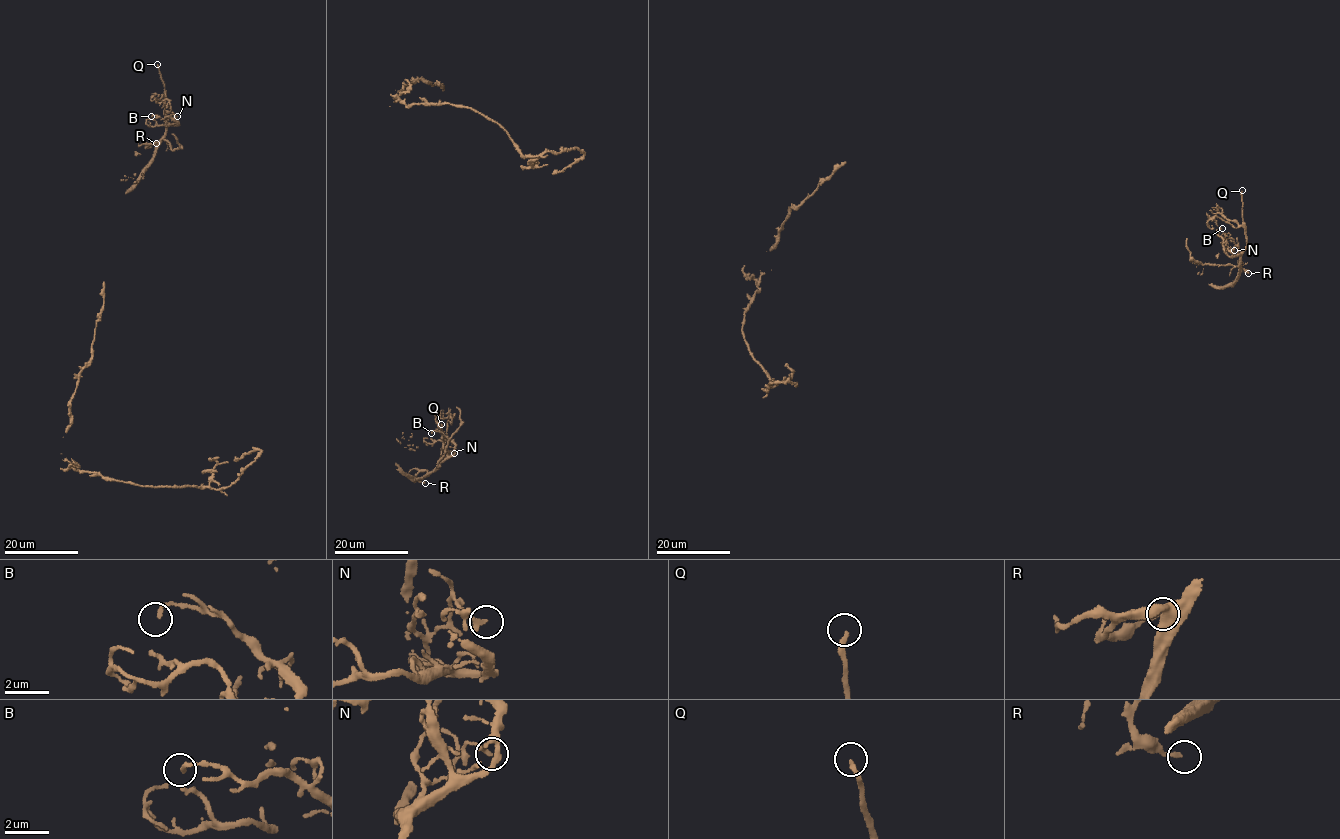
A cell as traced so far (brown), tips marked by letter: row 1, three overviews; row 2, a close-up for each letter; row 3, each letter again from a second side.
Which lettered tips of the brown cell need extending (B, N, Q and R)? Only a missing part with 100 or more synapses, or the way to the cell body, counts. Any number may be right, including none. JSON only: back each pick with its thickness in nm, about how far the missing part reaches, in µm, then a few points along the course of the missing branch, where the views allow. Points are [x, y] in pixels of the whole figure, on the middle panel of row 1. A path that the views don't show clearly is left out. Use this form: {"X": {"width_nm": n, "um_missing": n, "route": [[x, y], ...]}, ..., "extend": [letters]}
{"Q": {"width_nm": 190, "um_missing": 40, "route": [[441, 424], [437, 422], [445, 404], [453, 365], [454, 346], [443, 310], [437, 307]]}, "extend": ["Q"]}

